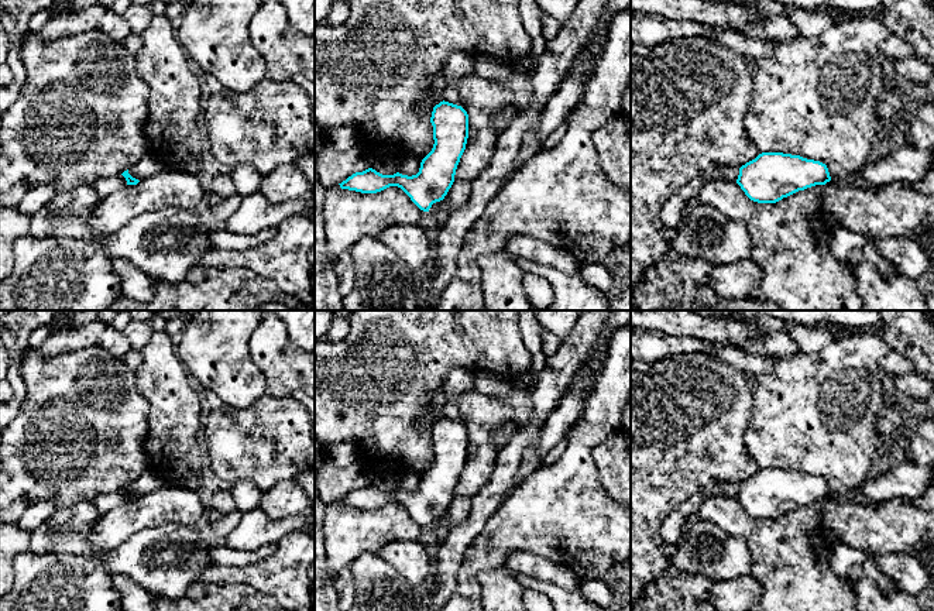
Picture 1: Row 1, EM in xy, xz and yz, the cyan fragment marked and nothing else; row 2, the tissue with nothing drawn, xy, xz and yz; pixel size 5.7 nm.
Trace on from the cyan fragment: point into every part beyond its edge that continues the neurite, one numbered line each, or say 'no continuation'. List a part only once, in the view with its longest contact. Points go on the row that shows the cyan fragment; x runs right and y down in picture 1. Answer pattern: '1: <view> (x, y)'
no continuation

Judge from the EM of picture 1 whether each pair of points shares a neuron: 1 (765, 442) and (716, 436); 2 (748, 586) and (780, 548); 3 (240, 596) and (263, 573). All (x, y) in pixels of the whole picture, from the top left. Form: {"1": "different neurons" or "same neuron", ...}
{"1": "different neurons", "2": "different neurons", "3": "different neurons"}

